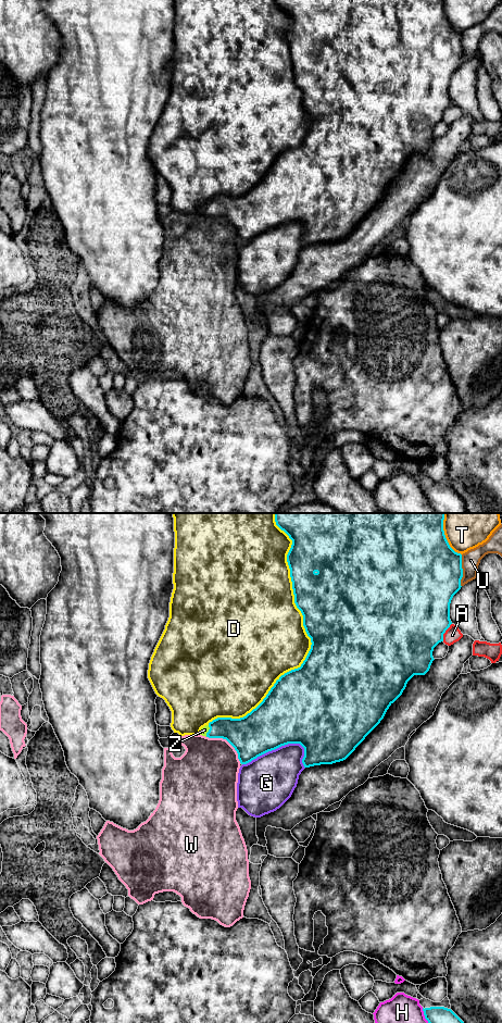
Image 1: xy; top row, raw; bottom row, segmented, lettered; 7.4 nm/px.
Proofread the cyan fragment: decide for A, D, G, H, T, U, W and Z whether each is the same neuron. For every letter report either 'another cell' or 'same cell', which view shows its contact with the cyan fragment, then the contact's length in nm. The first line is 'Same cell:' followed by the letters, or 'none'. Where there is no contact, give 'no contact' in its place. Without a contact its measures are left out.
Same cell: Z
A: another cell; meets cyan in xy; contact 150 nm long
D: another cell; meets cyan in xy; contact 1550 nm long
G: another cell; meets cyan in xy; contact 480 nm long
H: another cell; meets cyan in xy; contact 240 nm long
T: another cell; meets cyan in xy; contact 280 nm long
U: another cell; meets cyan in xy; contact 240 nm long
W: another cell; meets cyan in xy; contact 320 nm long
Z: same cell; meets cyan in xy; contact 90 nm long

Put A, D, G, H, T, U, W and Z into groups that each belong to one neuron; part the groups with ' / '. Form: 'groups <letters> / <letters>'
groups A / D / G / H / T / U / W / Z

